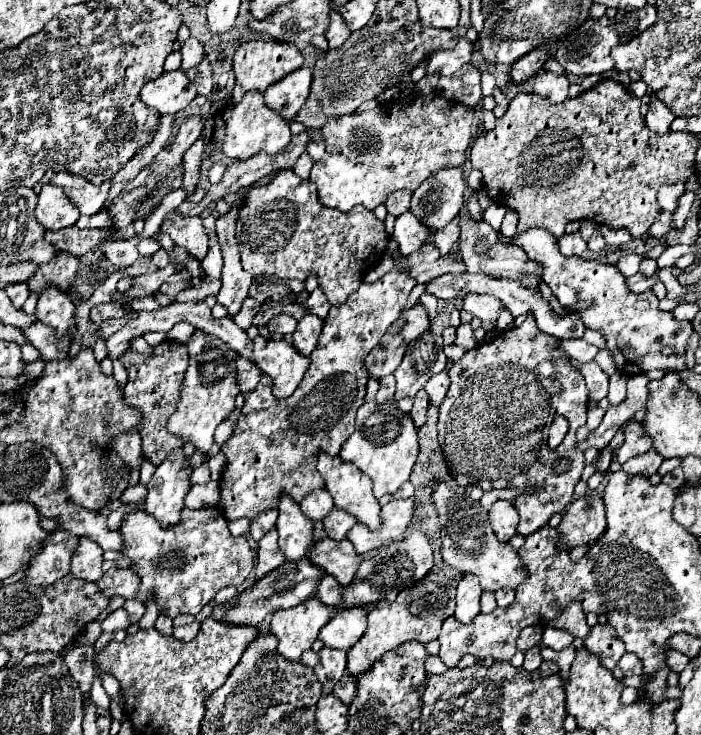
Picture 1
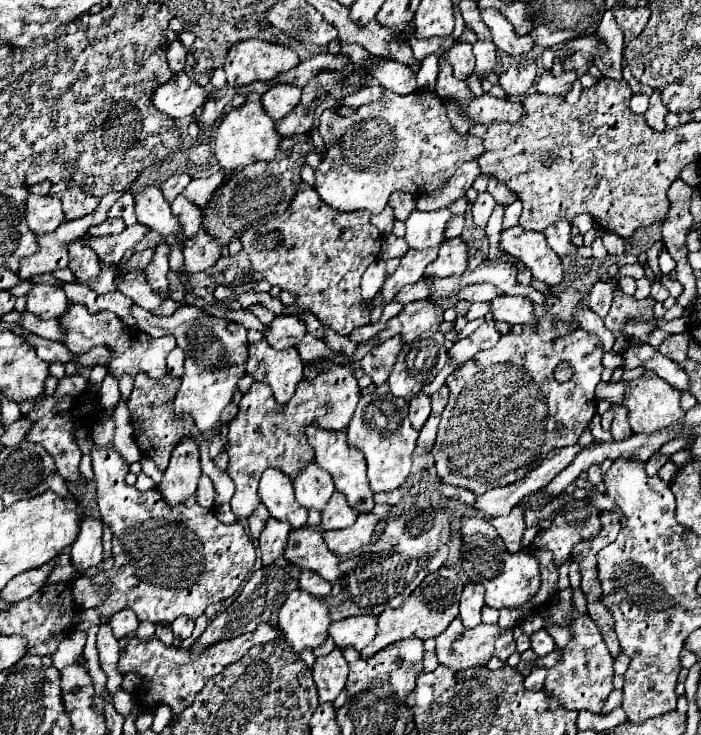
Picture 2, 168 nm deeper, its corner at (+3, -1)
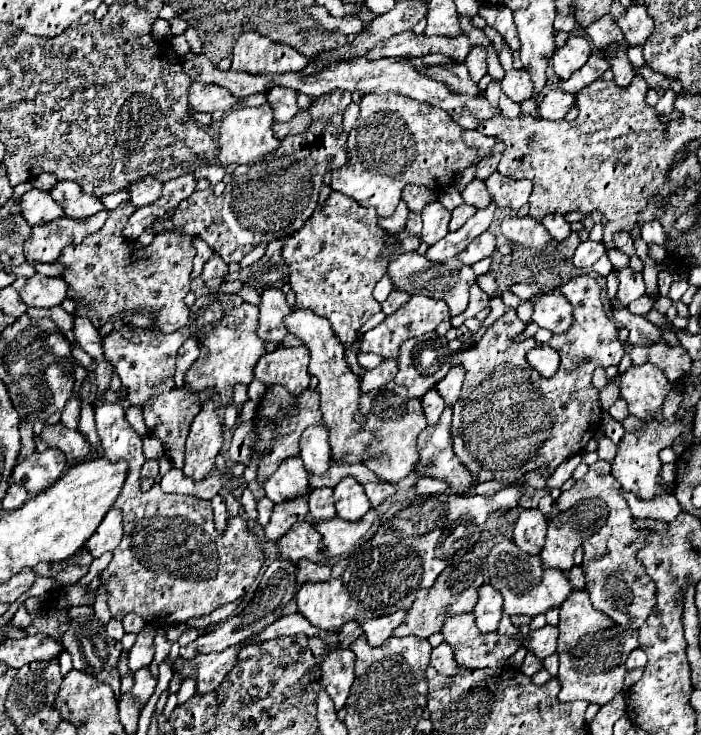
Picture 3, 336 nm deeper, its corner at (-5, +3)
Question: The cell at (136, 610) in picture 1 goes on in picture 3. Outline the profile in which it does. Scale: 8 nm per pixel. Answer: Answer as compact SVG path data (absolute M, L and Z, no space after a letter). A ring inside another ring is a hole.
M130 613L122 619L122 625L124 625L126 633L140 633L144 629L144 619L138 617L136 613Z

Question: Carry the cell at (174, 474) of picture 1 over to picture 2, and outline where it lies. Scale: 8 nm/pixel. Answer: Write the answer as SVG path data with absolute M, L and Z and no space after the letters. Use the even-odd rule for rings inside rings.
M182 441L176 445L170 465L158 485L166 505L180 505L194 495L200 477L200 453L194 441Z

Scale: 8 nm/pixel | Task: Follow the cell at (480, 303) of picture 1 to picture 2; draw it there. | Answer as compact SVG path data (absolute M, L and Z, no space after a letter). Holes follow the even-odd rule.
M498 295L490 301L490 313L494 321L506 321L510 325L534 323L532 301L520 295Z

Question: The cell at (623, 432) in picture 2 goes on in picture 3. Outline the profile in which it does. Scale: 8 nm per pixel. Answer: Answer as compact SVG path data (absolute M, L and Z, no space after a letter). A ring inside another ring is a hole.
M616 399L612 405L610 405L610 415L616 419L616 421L622 421L626 415L628 415L628 407L626 407L626 401L624 399Z

